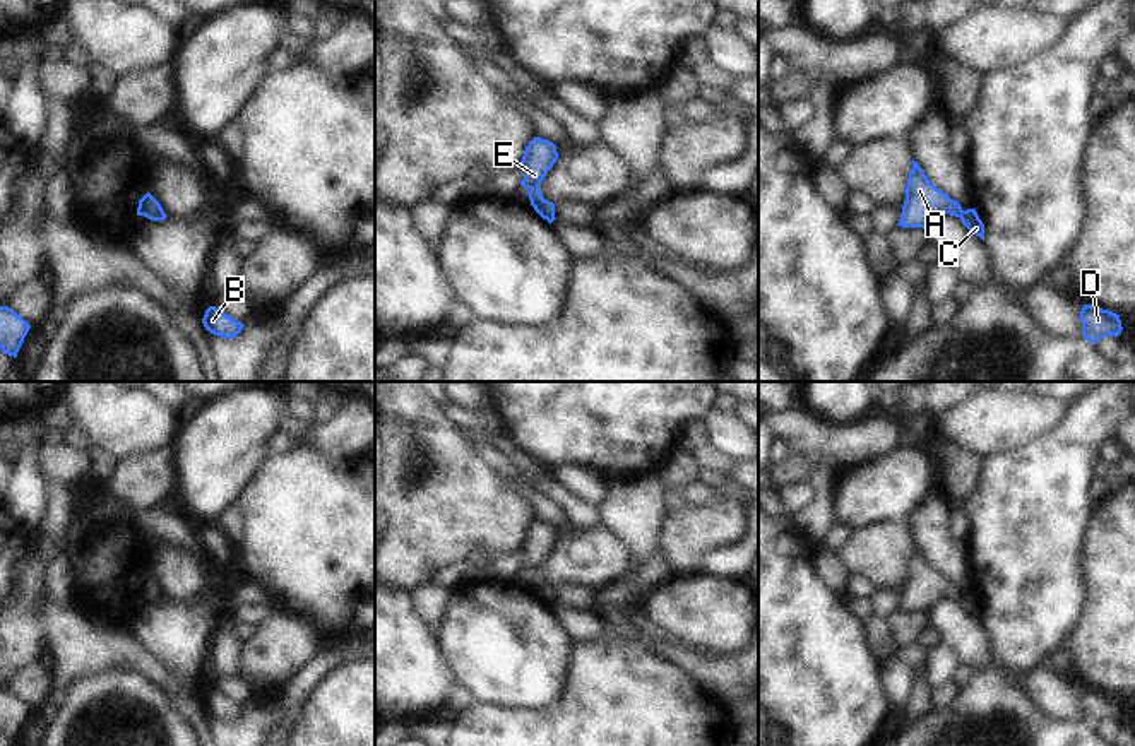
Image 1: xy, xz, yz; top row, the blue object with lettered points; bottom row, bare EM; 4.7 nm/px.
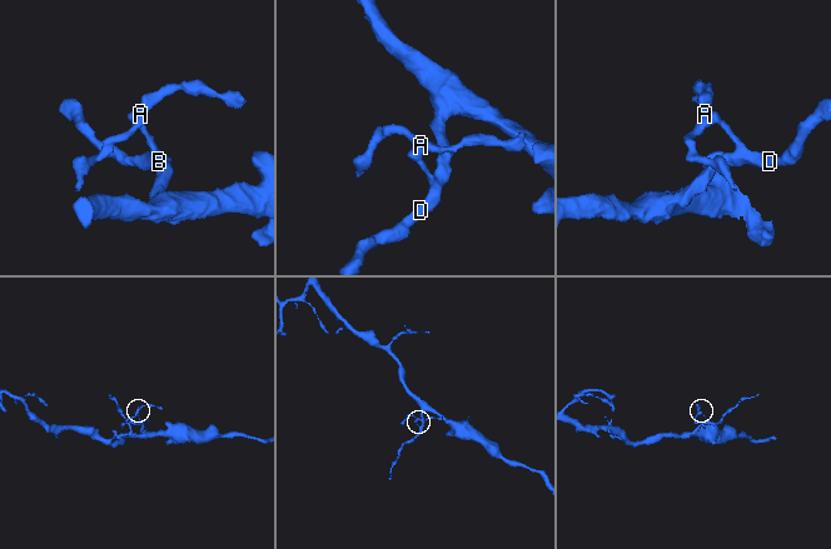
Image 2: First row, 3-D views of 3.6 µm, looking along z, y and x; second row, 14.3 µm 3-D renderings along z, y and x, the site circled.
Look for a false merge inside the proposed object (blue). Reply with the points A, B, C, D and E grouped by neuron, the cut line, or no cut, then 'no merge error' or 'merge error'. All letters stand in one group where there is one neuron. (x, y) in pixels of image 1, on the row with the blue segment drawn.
A E / B C D; cut in xz along (543, 199), (533, 206); merge error

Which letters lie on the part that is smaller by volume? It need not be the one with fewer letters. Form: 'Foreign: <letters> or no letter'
Foreign: A, E

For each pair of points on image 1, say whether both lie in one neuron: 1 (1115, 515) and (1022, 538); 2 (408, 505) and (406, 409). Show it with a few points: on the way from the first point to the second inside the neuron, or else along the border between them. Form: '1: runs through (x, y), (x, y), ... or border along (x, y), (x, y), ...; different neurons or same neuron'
1: border along (1096, 503), (1084, 536), (1081, 562); different neurons
2: runs through (433, 481), (442, 467), (432, 444), (421, 432); same neuron

